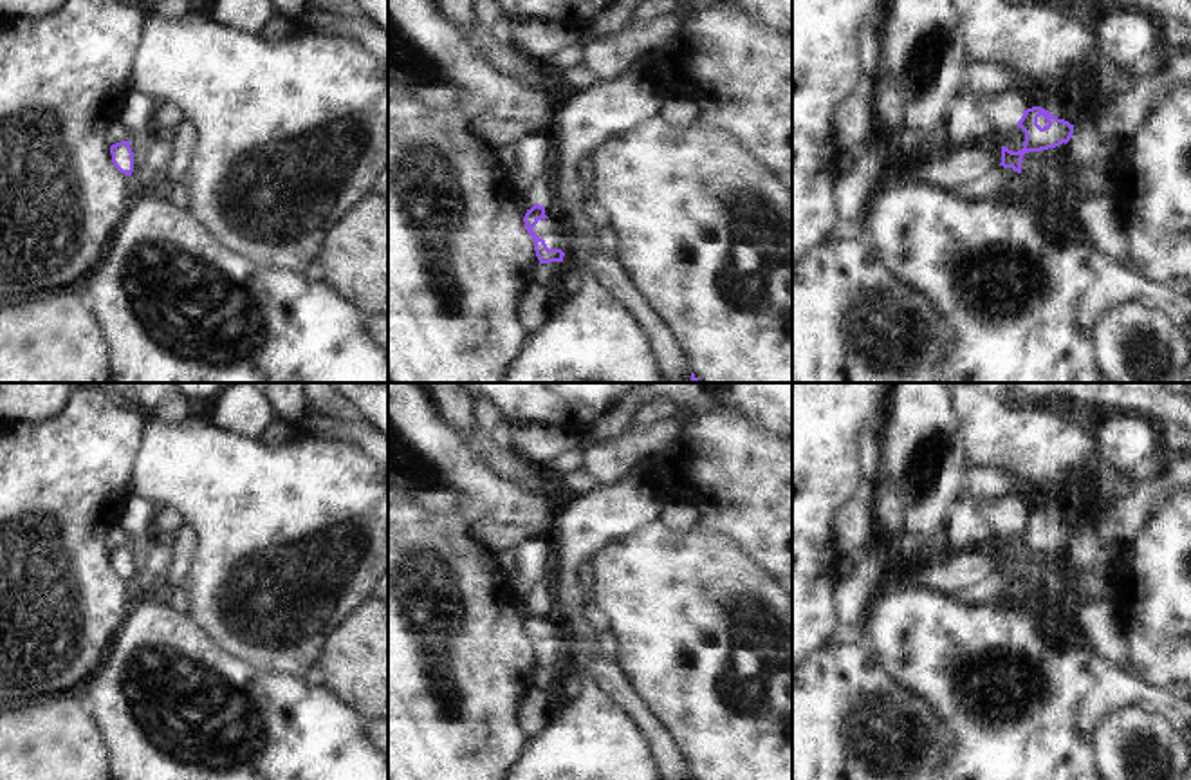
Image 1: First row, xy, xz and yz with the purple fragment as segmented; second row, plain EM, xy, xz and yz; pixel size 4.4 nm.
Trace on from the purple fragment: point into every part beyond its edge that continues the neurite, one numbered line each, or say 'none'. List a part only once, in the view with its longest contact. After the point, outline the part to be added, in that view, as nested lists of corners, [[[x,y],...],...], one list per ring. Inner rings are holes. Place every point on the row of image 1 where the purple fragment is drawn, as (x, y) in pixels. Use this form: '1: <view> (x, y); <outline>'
none

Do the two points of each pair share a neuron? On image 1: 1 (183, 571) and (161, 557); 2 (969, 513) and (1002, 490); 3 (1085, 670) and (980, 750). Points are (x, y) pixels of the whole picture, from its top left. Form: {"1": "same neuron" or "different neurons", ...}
{"1": "different neurons", "2": "same neuron", "3": "same neuron"}

